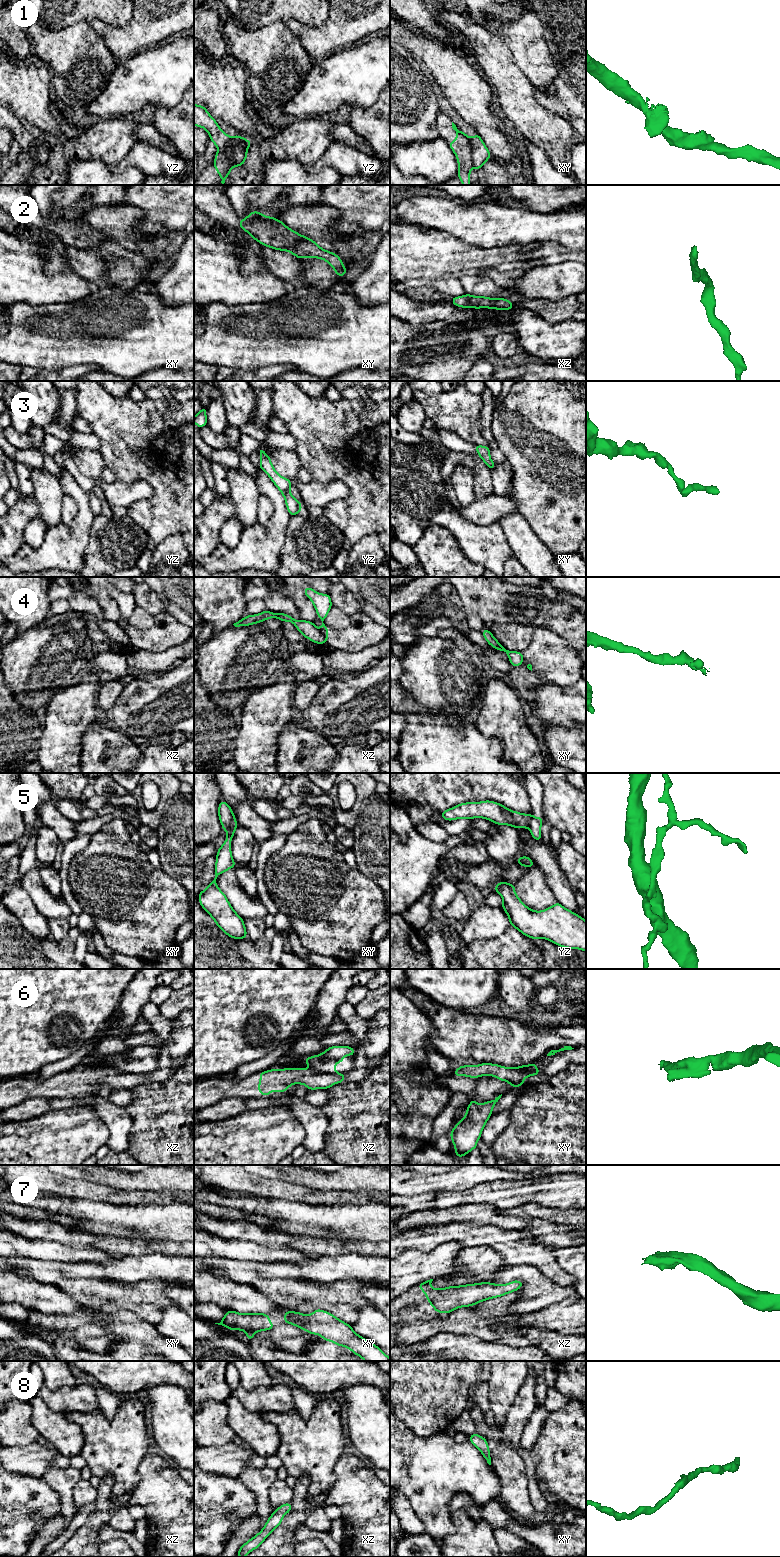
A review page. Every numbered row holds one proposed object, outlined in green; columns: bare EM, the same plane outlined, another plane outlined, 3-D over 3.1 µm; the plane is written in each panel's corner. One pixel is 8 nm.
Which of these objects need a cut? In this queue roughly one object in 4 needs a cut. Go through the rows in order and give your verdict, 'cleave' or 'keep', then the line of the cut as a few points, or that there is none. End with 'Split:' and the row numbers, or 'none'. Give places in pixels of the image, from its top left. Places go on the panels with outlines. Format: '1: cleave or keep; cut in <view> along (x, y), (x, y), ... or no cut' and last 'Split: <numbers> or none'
1: cleave; cut in xy along (469, 138), (471, 163), (473, 166)
2: keep; no cut
3: keep; no cut
4: cleave; cut in xz along (319, 630), (326, 641)
5: cleave; cut in xy along (234, 818), (231, 825), (225, 830)
6: cleave; cut in xz along (312, 1068), (321, 1072), (335, 1072)
7: keep; no cut
8: keep; no cut
Split: 1, 4, 5, 6

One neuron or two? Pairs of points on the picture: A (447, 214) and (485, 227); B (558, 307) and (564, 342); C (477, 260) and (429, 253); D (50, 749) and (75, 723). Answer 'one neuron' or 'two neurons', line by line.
A: one neuron
B: two neurons
C: one neuron
D: one neuron

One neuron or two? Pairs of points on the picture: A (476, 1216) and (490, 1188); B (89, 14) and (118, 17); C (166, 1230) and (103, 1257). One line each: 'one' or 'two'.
A: two
B: one
C: two

